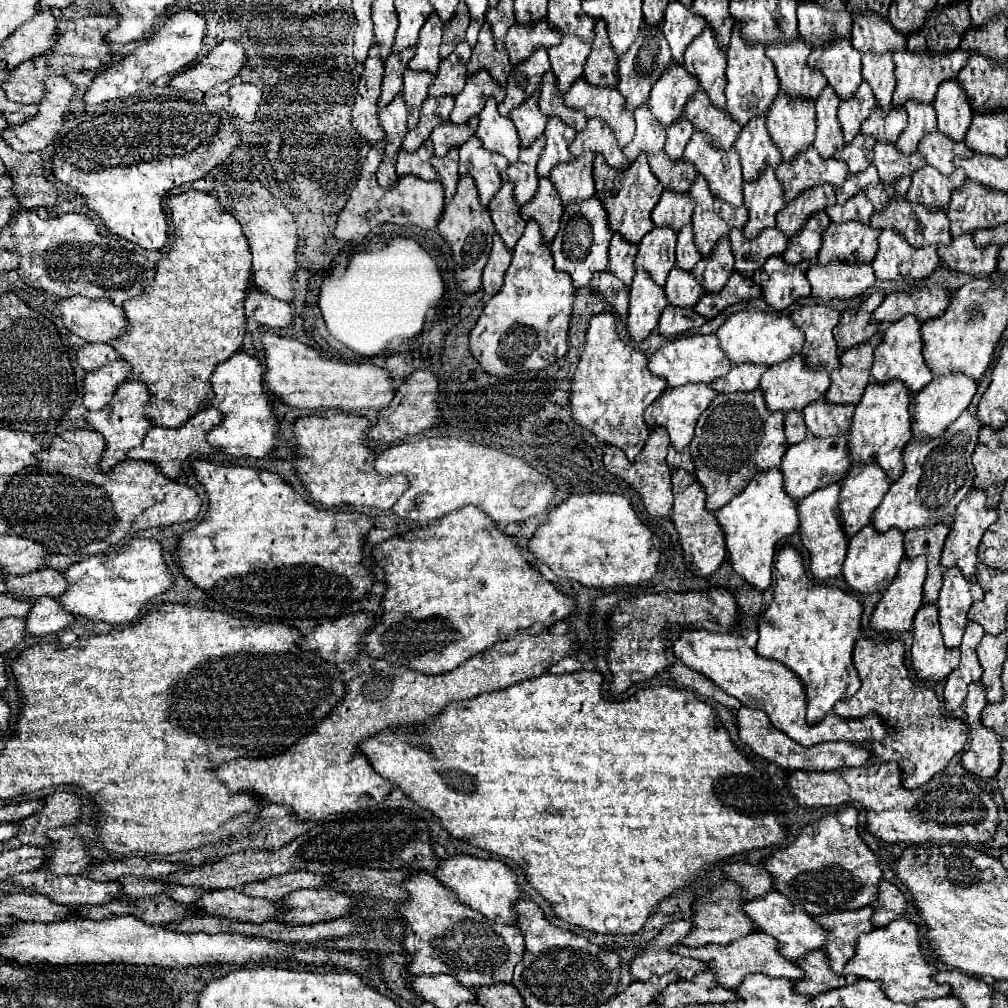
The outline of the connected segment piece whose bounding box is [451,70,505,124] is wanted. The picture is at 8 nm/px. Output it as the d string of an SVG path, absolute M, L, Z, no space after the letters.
M481 70L473 74L471 78L467 78L463 92L455 96L455 108L451 112L451 122L465 124L467 120L479 116L487 98L495 98L497 102L503 102L505 88L499 86L493 78L489 78L485 70Z

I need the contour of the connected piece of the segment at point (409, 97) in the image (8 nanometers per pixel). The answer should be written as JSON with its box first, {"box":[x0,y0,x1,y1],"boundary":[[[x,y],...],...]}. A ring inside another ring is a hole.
{"box":[403,70,433,130],"boundary":[[[405,70],[403,74],[405,78],[405,88],[403,88],[403,98],[407,104],[407,130],[413,130],[413,126],[417,126],[419,122],[419,110],[423,100],[427,98],[427,88],[433,82],[433,74],[429,72],[413,72],[413,70]]]}

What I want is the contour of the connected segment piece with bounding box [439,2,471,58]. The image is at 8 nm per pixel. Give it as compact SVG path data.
M461 2L461 6L457 6L453 18L443 26L443 42L441 42L441 50L439 50L439 56L441 58L447 58L457 42L461 42L465 38L465 30L469 26L471 18L469 18L469 12L467 12L467 6L465 2Z

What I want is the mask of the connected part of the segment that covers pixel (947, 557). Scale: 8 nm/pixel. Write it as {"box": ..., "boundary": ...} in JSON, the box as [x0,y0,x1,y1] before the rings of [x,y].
{"box":[941,490,997,582],"boundary":[[[971,490],[961,504],[957,506],[957,514],[955,514],[955,522],[953,528],[947,536],[947,542],[943,546],[943,554],[941,554],[941,566],[943,568],[953,568],[957,566],[965,580],[975,582],[975,566],[977,566],[977,546],[985,534],[985,530],[997,520],[997,512],[995,510],[987,510],[985,506],[985,492],[983,490]]]}

